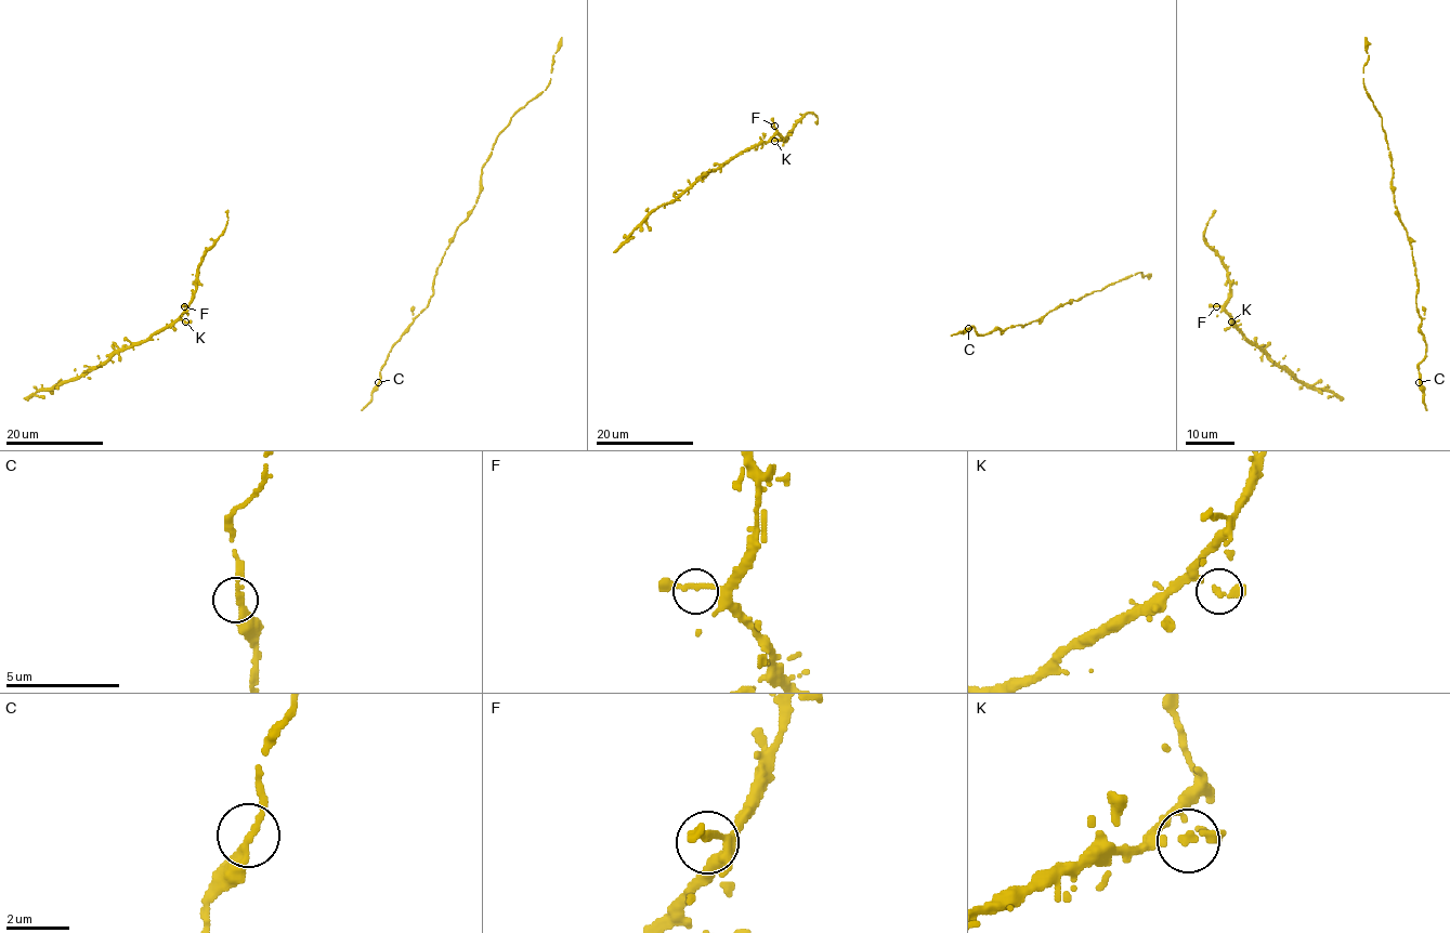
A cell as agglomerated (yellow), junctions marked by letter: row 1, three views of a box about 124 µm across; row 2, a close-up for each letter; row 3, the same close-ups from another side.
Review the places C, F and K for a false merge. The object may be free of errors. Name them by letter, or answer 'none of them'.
none of them

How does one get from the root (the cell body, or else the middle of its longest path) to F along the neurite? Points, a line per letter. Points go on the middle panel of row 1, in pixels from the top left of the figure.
F: (780, 140), (770, 140), (776, 131), (774, 126)

